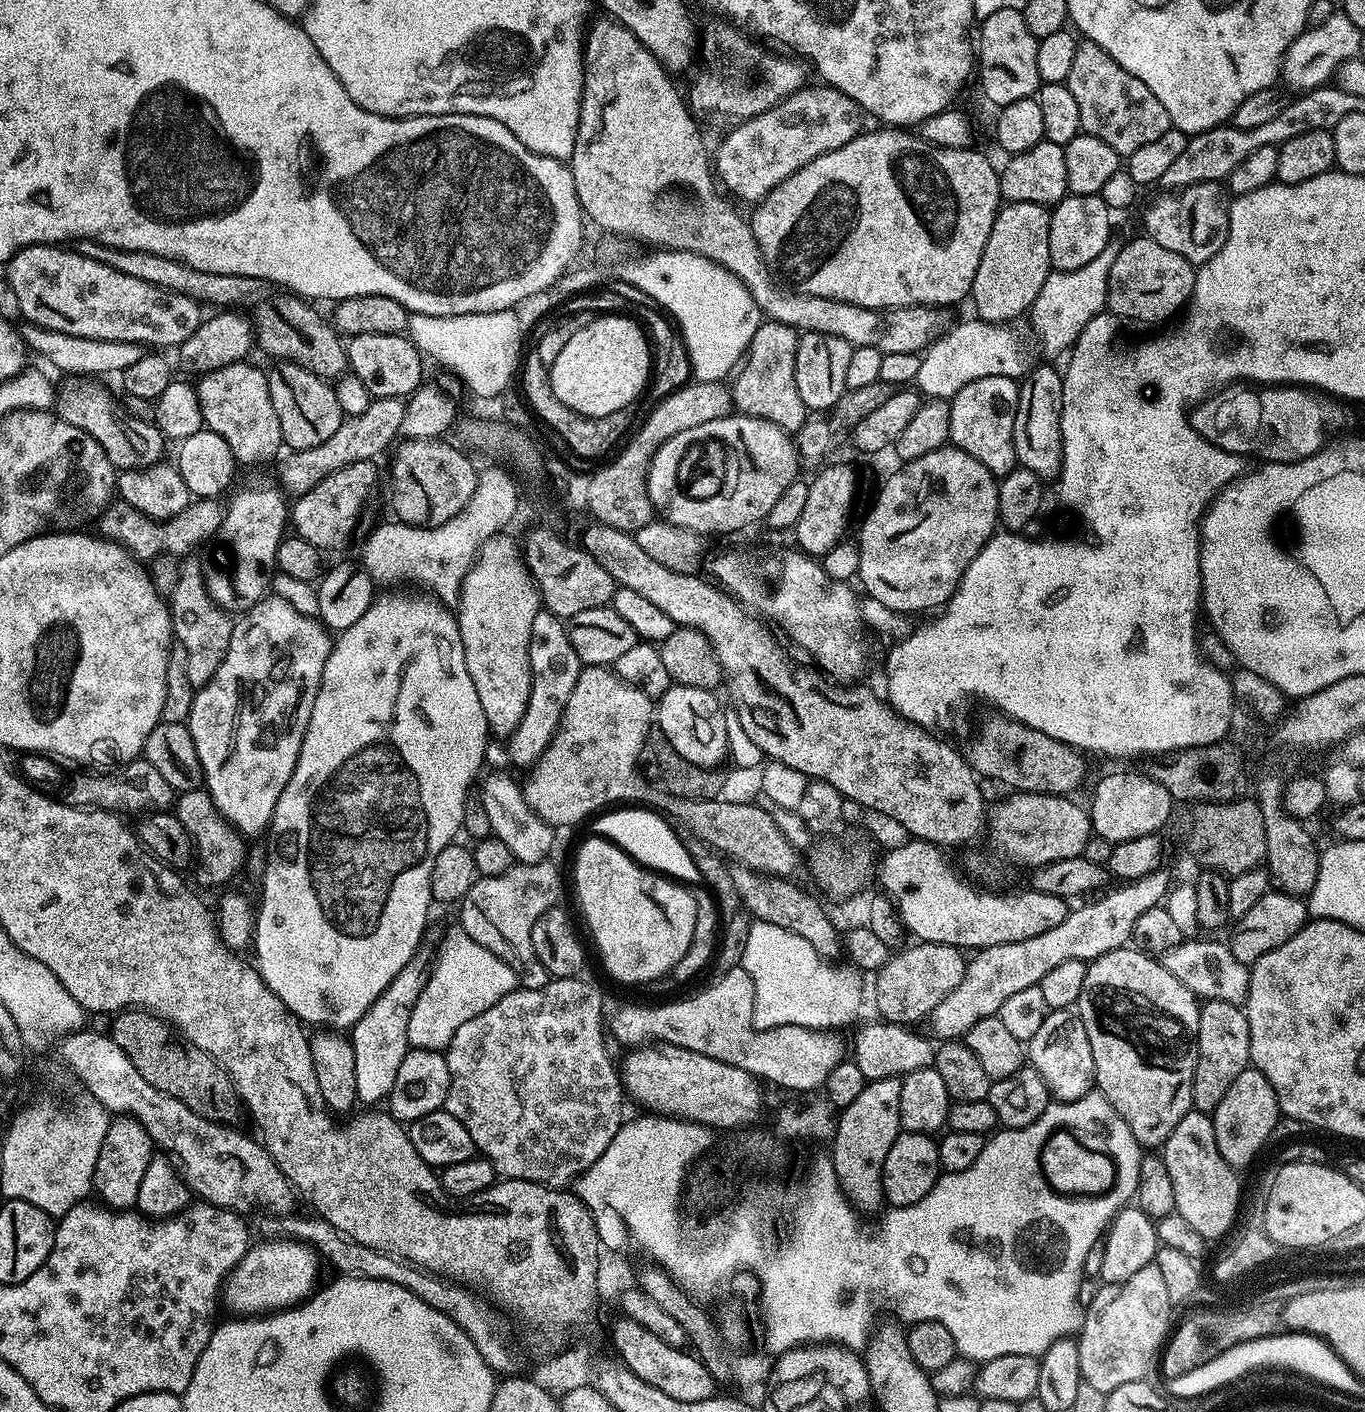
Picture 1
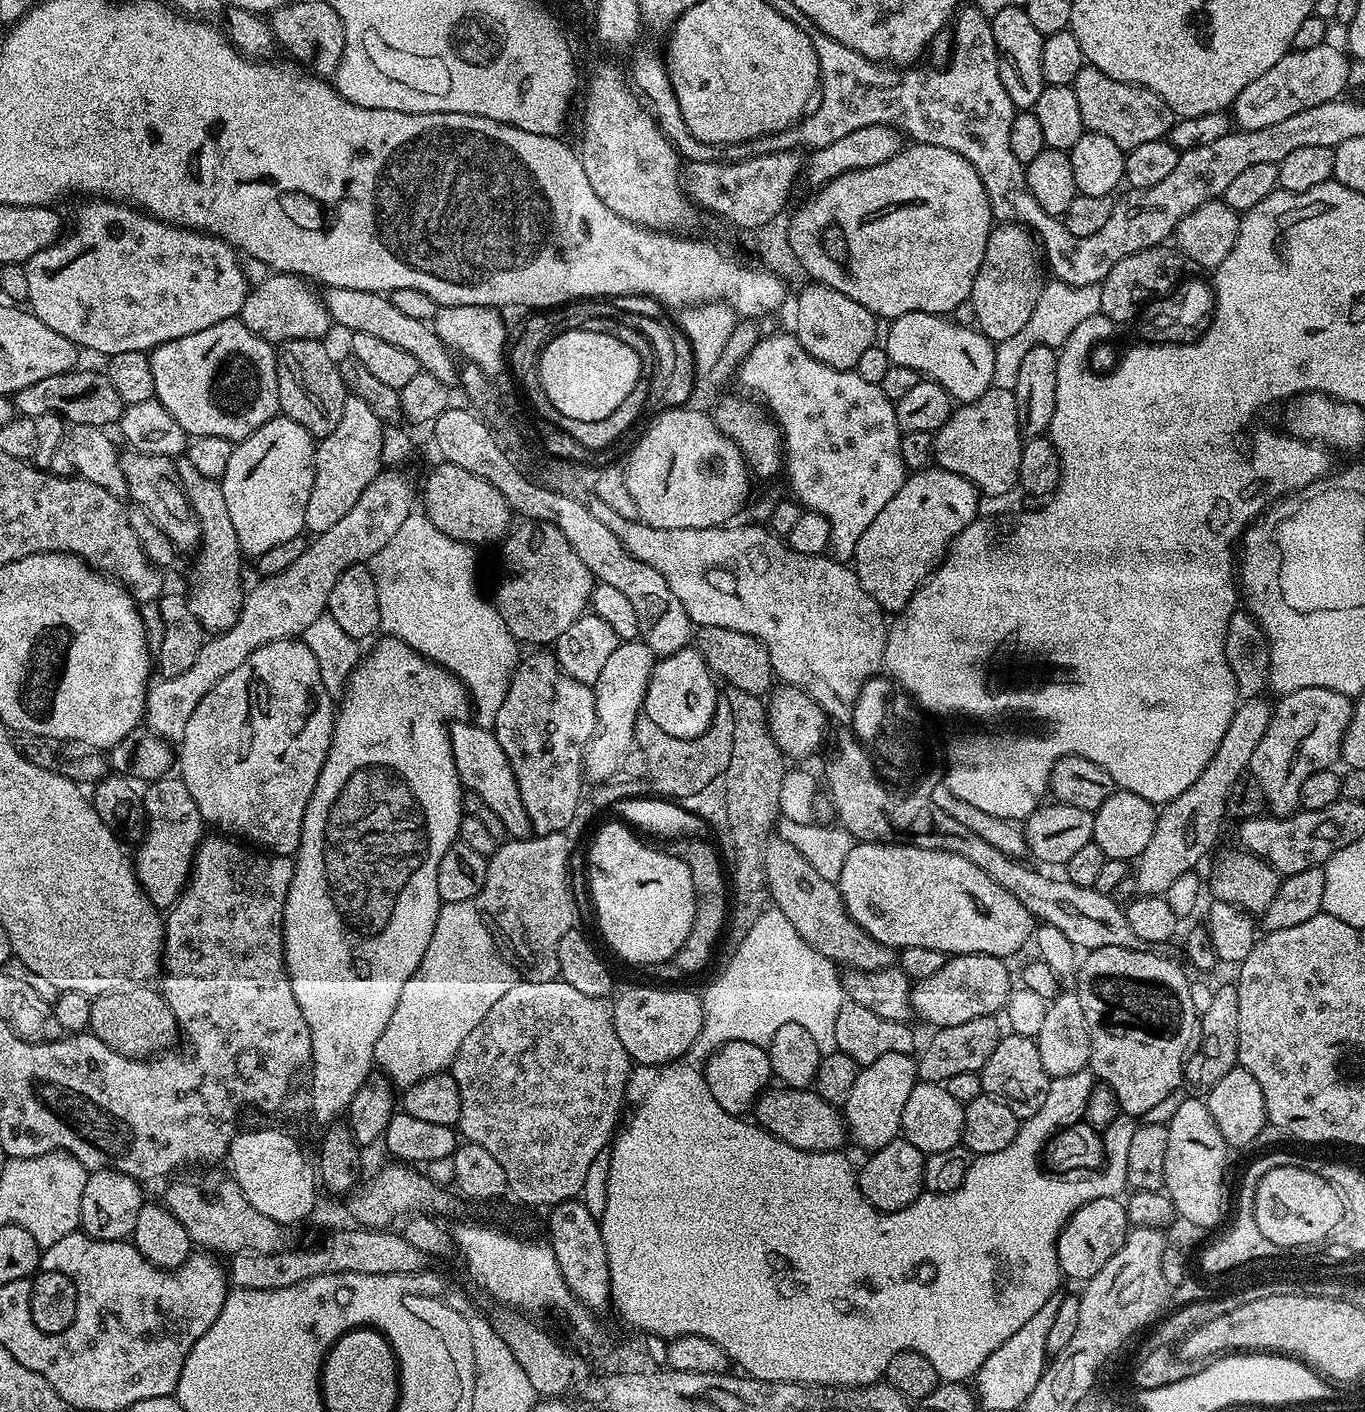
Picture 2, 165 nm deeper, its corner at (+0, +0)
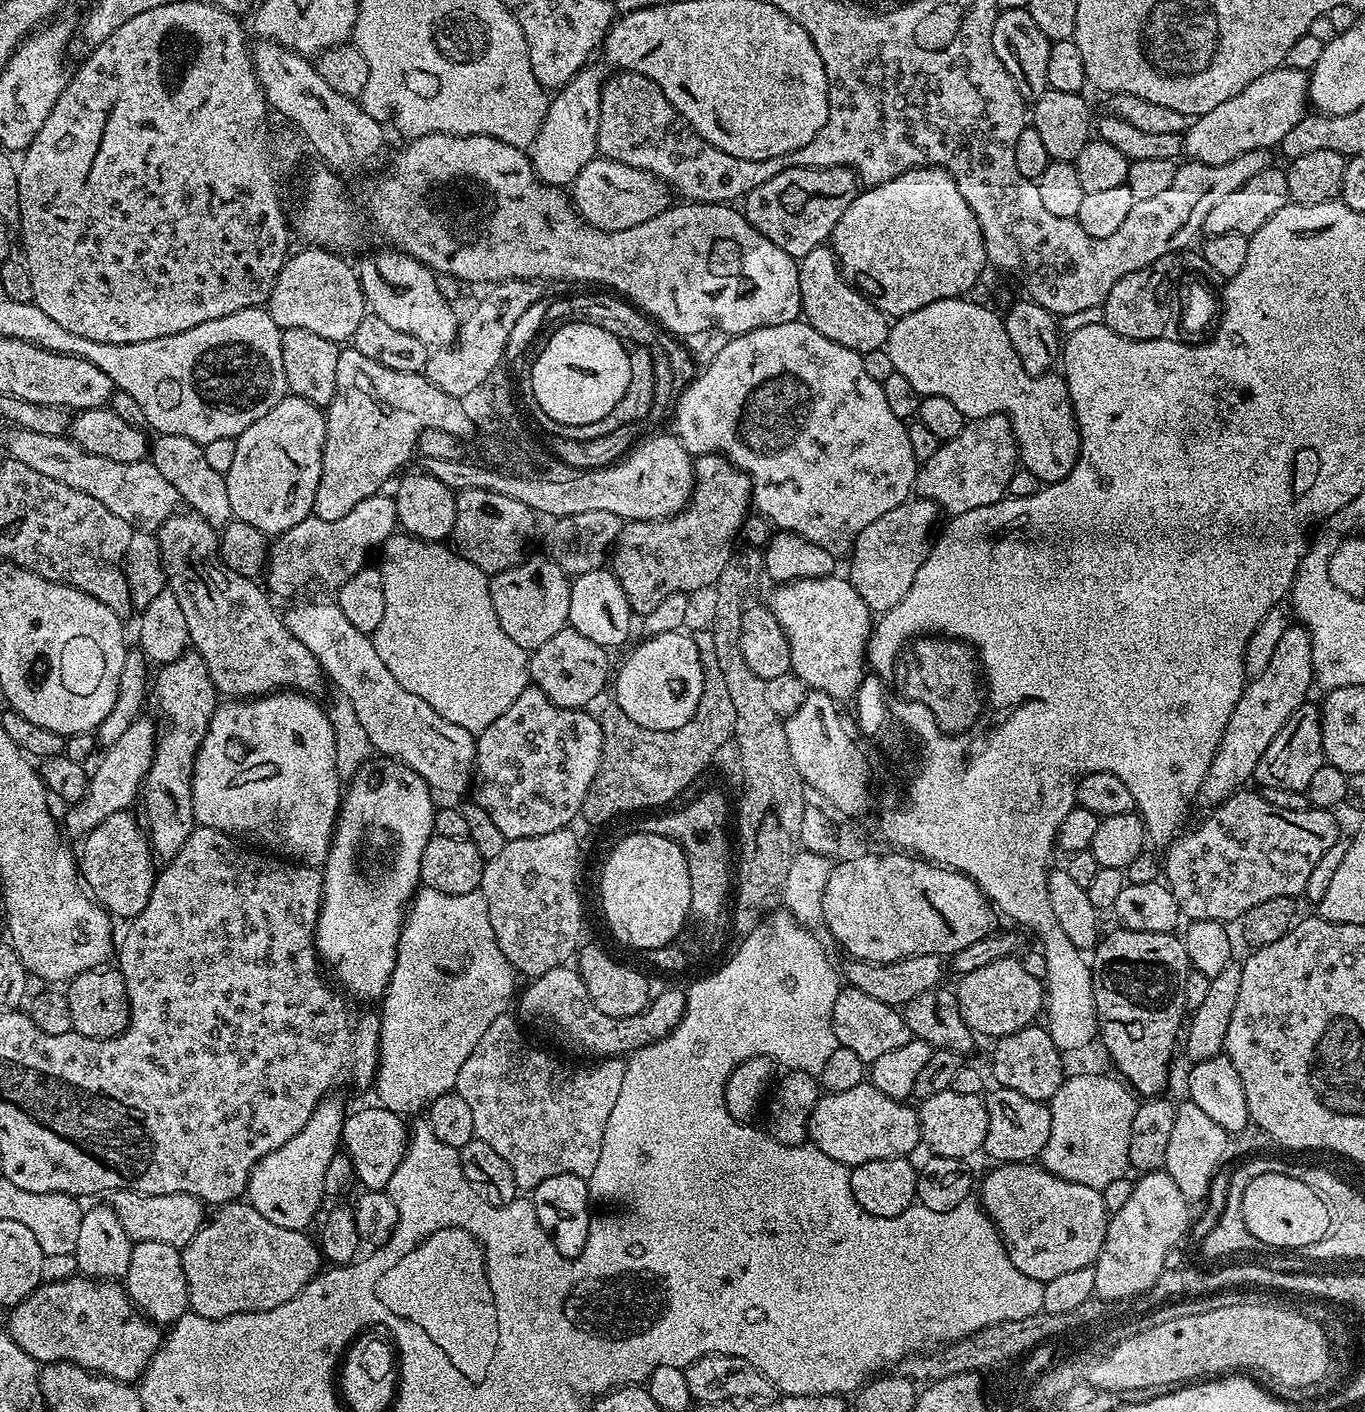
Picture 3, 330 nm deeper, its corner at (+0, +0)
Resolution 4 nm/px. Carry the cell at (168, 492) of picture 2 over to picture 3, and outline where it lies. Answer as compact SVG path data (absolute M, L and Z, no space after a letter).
M177 510L162 522L154 535L162 554L167 587L174 598L178 598L182 614L186 614L191 647L206 662L206 670L210 670L210 678L221 697L259 698L277 690L317 694L326 687L326 677L318 658L298 638L291 636L281 613L272 609L269 593L261 585L260 589L255 579L235 573L224 564L220 556L220 536L210 522L191 510Z

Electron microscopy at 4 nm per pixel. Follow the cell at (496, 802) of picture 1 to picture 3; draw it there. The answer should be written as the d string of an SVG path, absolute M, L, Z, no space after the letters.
M318 602L316 604L300 604L292 607L282 616L291 636L298 638L308 650L319 660L320 668L325 677L337 687L336 690L350 698L359 725L364 727L366 736L370 738L373 749L385 757L397 760L407 765L412 772L416 772L427 781L433 791L446 794L462 794L474 782L476 762L476 736L442 717L432 706L427 705L418 694L412 694L404 686L399 685L394 674L387 669L378 654L371 637L356 626L351 625L346 614L342 613L339 604L335 602Z

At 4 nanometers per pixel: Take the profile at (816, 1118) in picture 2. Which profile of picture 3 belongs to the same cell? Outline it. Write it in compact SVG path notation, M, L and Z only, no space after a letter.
M870 1082L854 1086L845 1092L834 1092L821 1095L820 1101L814 1106L814 1114L810 1114L808 1123L808 1140L822 1154L834 1158L834 1162L842 1162L849 1166L855 1166L867 1160L881 1160L882 1158L905 1158L911 1157L916 1144L921 1143L920 1139L920 1118L915 1107L903 1100L895 1100L882 1090L878 1090Z

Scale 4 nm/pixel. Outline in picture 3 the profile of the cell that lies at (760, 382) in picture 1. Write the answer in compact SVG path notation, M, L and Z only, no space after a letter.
M704 453L693 459L692 498L676 516L664 520L623 523L610 556L610 566L631 604L633 613L643 616L654 610L670 594L691 592L715 585L734 554L734 540L741 535L752 506L752 480L720 453Z

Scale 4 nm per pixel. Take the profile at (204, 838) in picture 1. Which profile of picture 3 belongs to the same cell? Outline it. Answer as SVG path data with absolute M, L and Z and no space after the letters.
M128 810L110 814L110 818L102 820L93 832L83 837L84 849L78 852L78 867L87 891L116 918L131 918L146 910L158 875L149 833L132 814Z

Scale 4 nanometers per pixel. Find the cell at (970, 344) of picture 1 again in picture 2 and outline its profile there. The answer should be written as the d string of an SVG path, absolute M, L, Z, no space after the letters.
M1052 278L1043 285L1041 296L1037 306L1030 316L1030 320L1012 338L996 344L996 357L994 358L993 385L997 388L1015 389L1018 382L1018 366L1022 366L1022 358L1026 350L1030 350L1035 344L1050 346L1059 349L1074 334L1074 329L1091 316L1101 315L1100 303L1102 294L1099 284L1090 286L1070 286L1066 282Z

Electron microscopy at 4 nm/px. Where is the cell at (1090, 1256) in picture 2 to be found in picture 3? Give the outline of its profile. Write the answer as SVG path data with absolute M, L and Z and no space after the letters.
M1032 1162L1000 1164L993 1168L996 1169L981 1184L979 1181L978 1200L1008 1249L1010 1262L1022 1274L1043 1282L1069 1270L1095 1265L1110 1219L1101 1189L1058 1178Z

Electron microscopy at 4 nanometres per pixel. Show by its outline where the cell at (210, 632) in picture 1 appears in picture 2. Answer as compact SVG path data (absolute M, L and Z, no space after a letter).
M184 458L176 465L186 498L200 523L200 547L195 553L196 561L192 564L192 573L188 576L186 595L194 618L204 627L205 633L219 634L227 632L238 622L238 614L244 605L246 584L240 581L240 560L242 553L238 542L238 530L230 519L230 510L226 507L226 494L222 494L219 480L206 478L198 466Z

